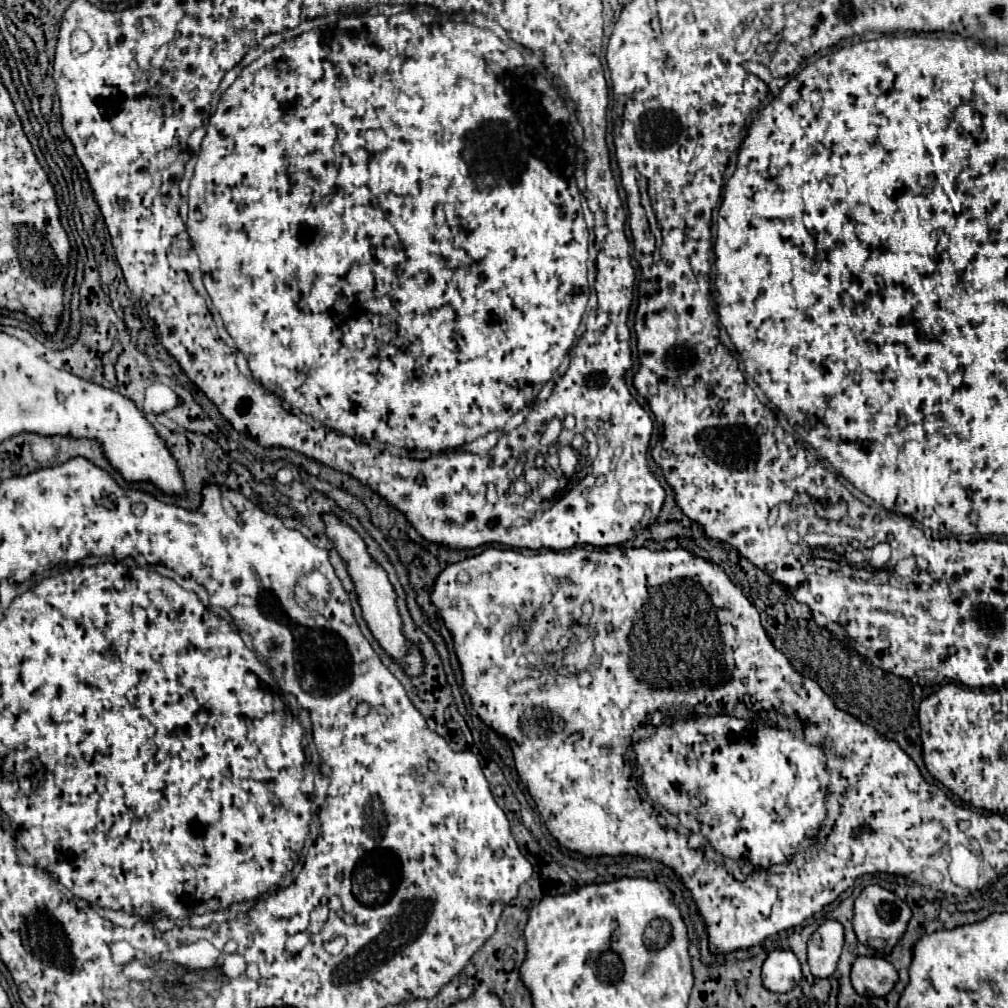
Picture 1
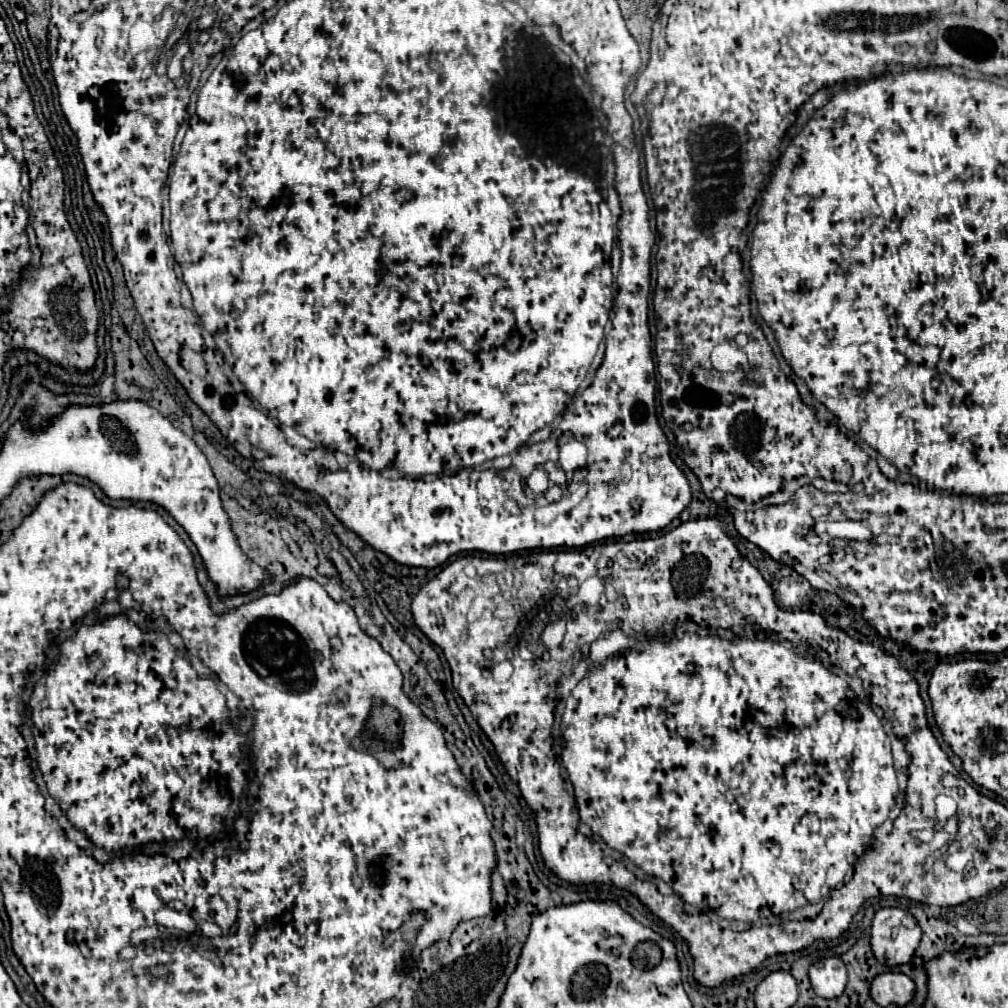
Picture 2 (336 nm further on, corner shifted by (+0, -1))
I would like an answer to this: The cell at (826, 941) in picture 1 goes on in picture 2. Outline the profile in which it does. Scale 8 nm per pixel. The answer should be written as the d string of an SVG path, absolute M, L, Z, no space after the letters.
M824 958L810 966L810 982L820 998L838 998L846 990L846 966L840 958Z

